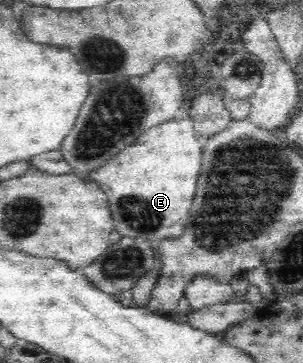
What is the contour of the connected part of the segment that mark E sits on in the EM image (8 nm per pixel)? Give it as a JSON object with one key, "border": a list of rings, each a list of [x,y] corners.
{"border":[[[184,116],[178,122],[172,120],[148,128],[132,146],[126,146],[106,164],[90,172],[90,178],[100,182],[110,198],[113,224],[122,237],[140,237],[159,243],[184,234],[200,172],[200,140],[192,124],[193,120]]]}

